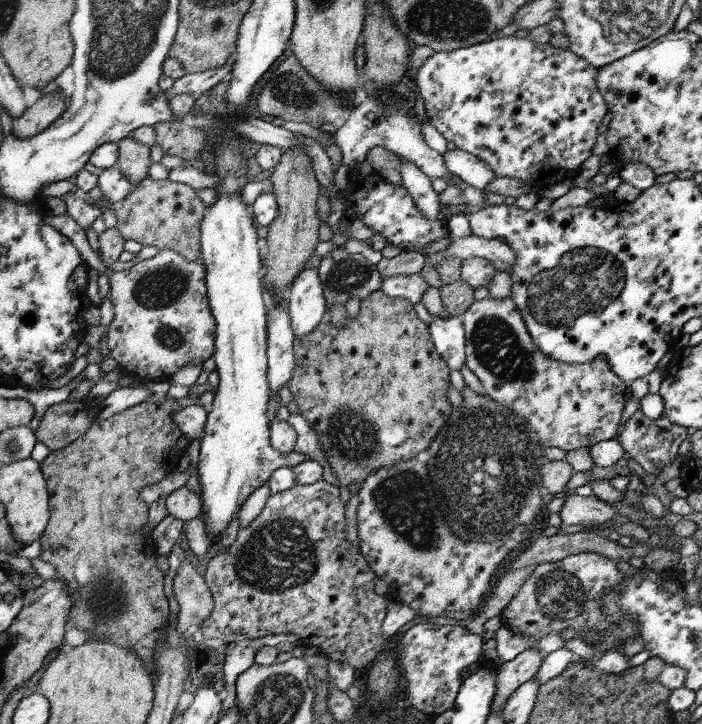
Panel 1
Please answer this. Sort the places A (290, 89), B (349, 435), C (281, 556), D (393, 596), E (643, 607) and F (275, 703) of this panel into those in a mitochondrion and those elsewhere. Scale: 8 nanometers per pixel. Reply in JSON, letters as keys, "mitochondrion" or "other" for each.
{"A":"mitochondrion","B":"mitochondrion","C":"mitochondrion","D":"other","E":"other","F":"mitochondrion"}

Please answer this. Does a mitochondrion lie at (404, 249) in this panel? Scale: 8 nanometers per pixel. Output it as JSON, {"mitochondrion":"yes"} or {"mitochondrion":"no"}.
{"mitochondrion":"no"}

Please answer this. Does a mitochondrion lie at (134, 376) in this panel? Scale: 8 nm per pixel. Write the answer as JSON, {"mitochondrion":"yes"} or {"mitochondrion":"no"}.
{"mitochondrion":"no"}

